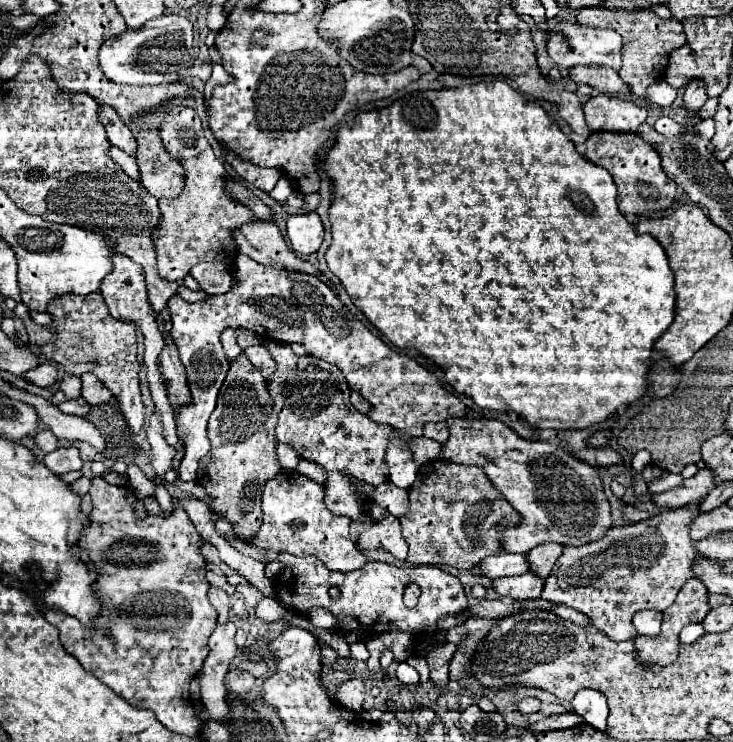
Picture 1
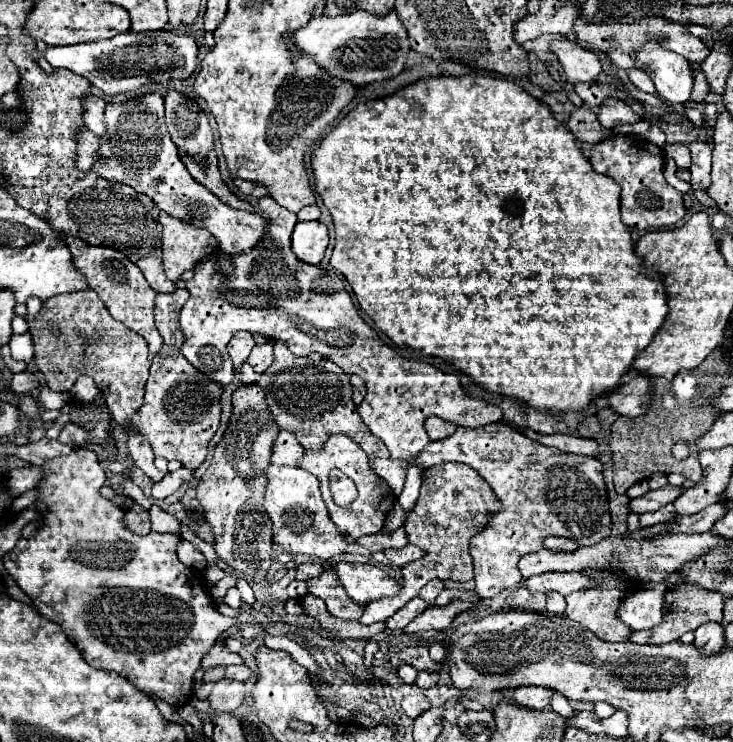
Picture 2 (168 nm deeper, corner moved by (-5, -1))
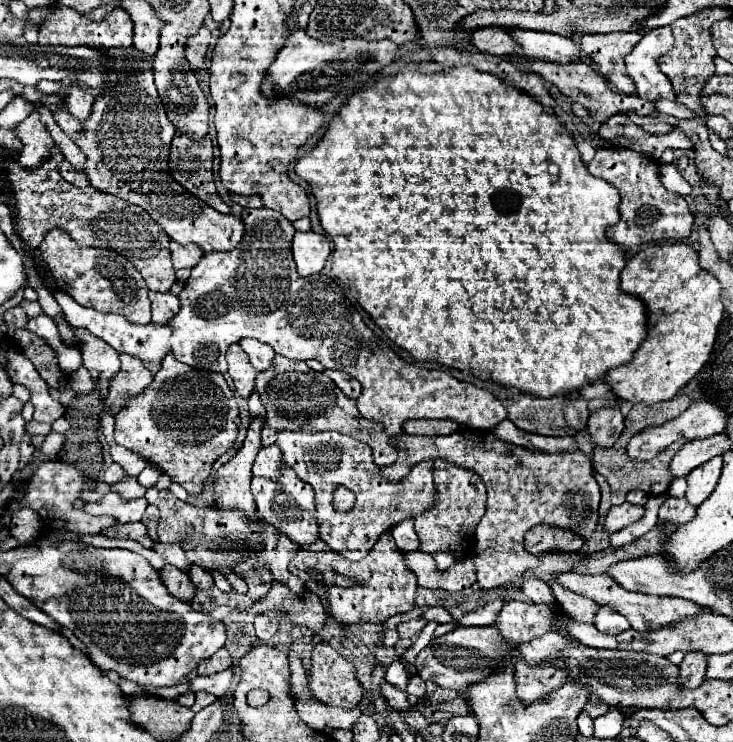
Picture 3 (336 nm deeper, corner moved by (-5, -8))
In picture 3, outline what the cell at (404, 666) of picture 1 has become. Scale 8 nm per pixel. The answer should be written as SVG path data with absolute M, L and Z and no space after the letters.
M393 662L393 664L387 668L385 680L387 680L391 686L395 686L395 688L405 688L407 682L409 682L409 672L407 672L405 664Z

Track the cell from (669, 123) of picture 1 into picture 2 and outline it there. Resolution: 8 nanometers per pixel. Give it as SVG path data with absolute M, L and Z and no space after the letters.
M705 137L705 141L703 139L699 139L699 141L693 141L691 143L691 155L693 155L693 165L691 165L691 185L693 185L693 189L702 189L707 191L711 184L711 149L709 149L709 145L707 145L707 137Z

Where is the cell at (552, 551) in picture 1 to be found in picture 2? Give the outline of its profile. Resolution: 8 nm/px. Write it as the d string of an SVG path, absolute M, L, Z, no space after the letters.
M547 537L543 541L543 547L555 549L555 551L575 551L579 545L573 539L563 539L563 537Z

